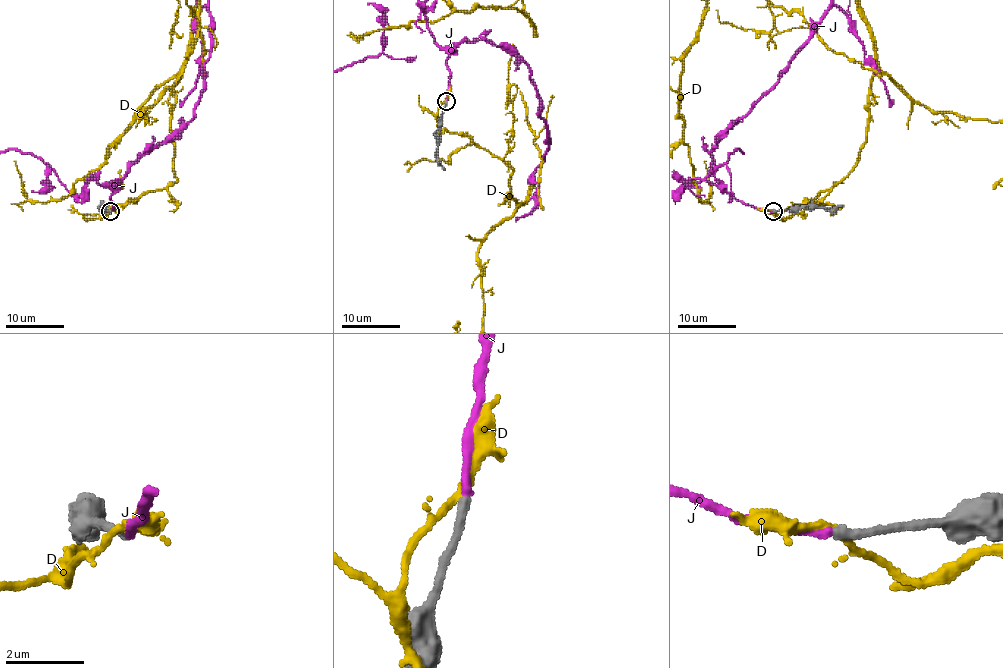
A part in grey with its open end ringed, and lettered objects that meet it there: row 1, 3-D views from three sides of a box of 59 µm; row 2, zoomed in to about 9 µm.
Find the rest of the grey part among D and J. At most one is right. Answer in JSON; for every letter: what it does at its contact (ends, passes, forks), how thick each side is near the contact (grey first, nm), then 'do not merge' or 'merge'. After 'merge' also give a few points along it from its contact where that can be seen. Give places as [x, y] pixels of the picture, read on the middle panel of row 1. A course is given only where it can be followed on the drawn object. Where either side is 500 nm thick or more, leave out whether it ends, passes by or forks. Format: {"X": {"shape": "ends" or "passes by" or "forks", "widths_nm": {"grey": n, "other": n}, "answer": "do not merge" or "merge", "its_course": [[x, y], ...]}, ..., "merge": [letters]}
{"D": {"shape": "forks", "widths_nm": {"grey": 260, "other": 160}, "answer": "do not merge"}, "J": {"shape": "ends", "widths_nm": {"grey": 240, "other": 240}, "answer": "merge"}, "merge": ["J"]}

